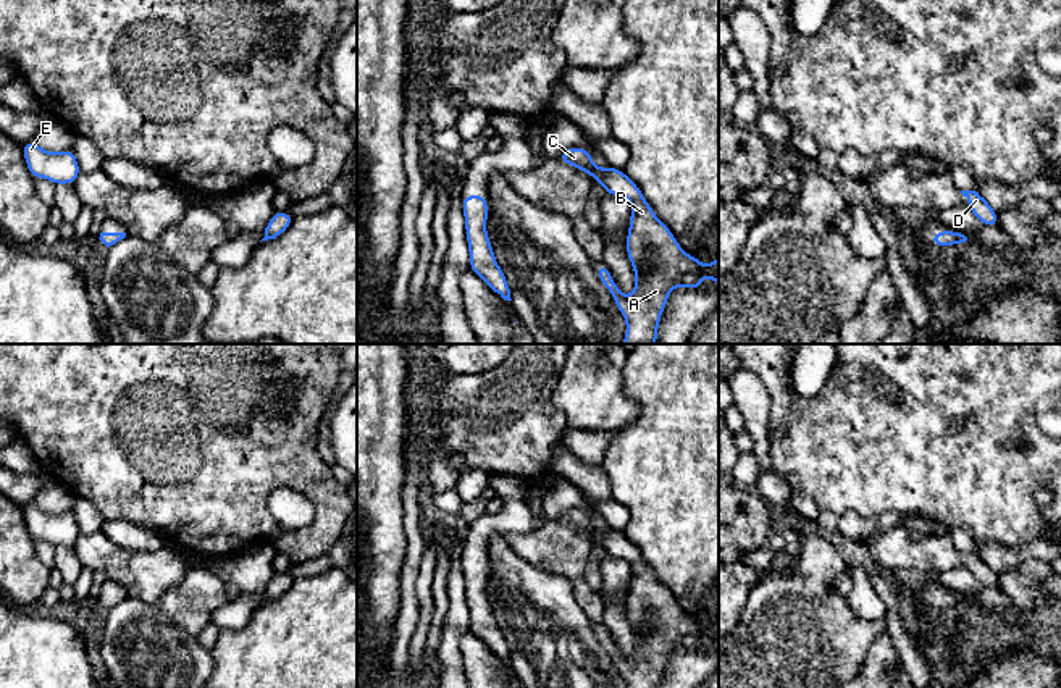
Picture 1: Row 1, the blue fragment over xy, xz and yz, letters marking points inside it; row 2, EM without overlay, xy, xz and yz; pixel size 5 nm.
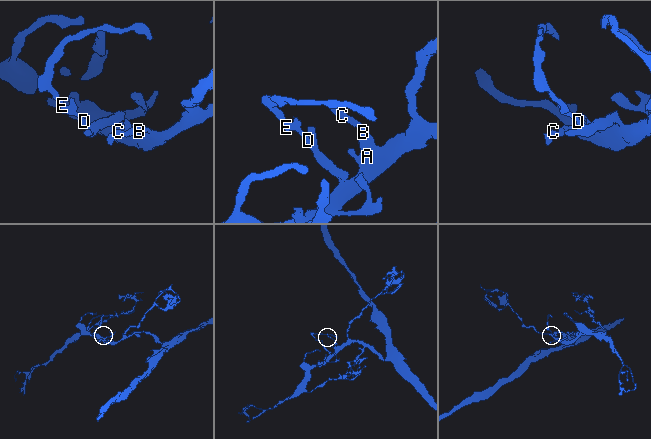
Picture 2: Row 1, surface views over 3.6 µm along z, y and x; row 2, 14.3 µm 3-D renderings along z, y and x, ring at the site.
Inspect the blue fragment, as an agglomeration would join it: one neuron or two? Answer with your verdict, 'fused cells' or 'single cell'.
single cell

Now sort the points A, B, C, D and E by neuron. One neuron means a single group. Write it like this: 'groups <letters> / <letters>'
groups A B C D E

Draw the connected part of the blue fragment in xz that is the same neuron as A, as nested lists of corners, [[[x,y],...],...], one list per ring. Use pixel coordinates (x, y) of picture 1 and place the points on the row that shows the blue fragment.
[[[568,147],[557,160],[586,171],[602,184],[606,194],[630,200],[627,257],[635,270],[633,296],[622,294],[604,263],[594,271],[627,321],[627,336],[622,344],[656,344],[659,320],[672,289],[675,286],[701,289],[704,275],[719,286],[719,255],[704,266],[699,258],[683,252],[672,231],[657,220],[644,200],[641,189],[622,170],[612,166],[598,170],[586,149]]]

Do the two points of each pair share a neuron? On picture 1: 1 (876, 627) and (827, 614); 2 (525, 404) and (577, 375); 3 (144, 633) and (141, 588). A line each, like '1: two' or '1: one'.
1: one
2: two
3: two

